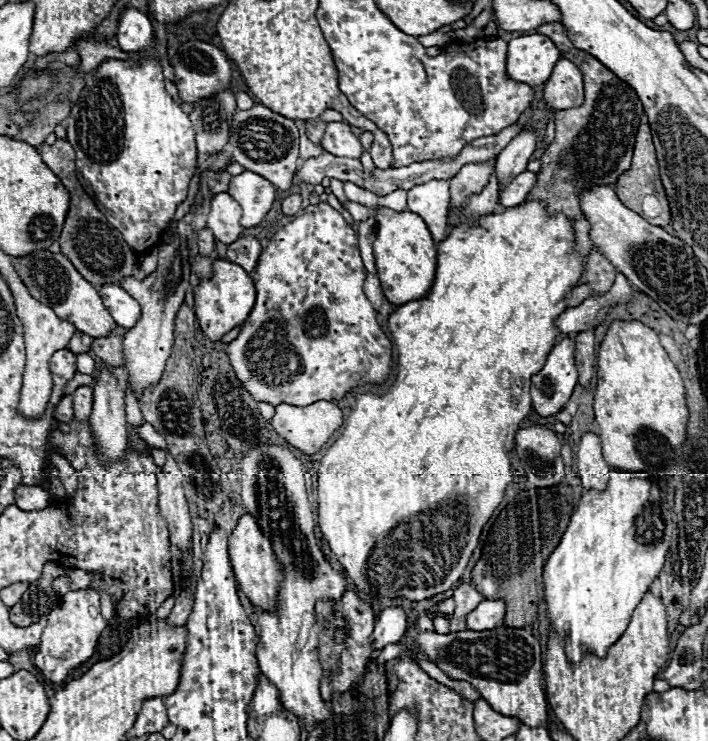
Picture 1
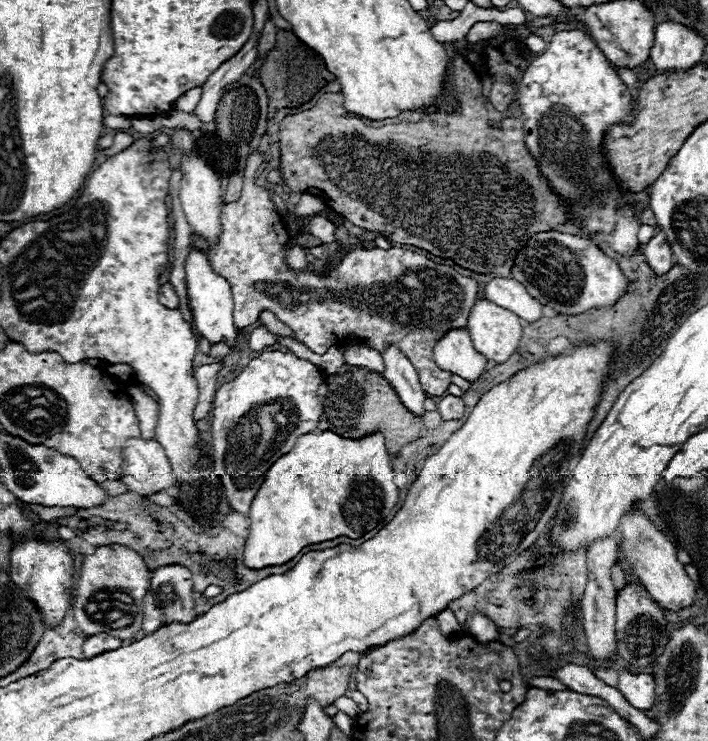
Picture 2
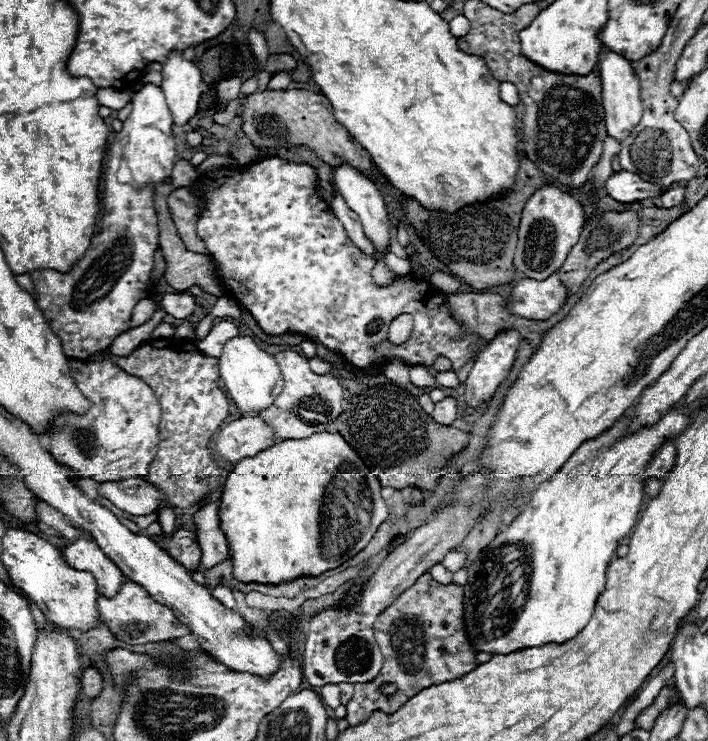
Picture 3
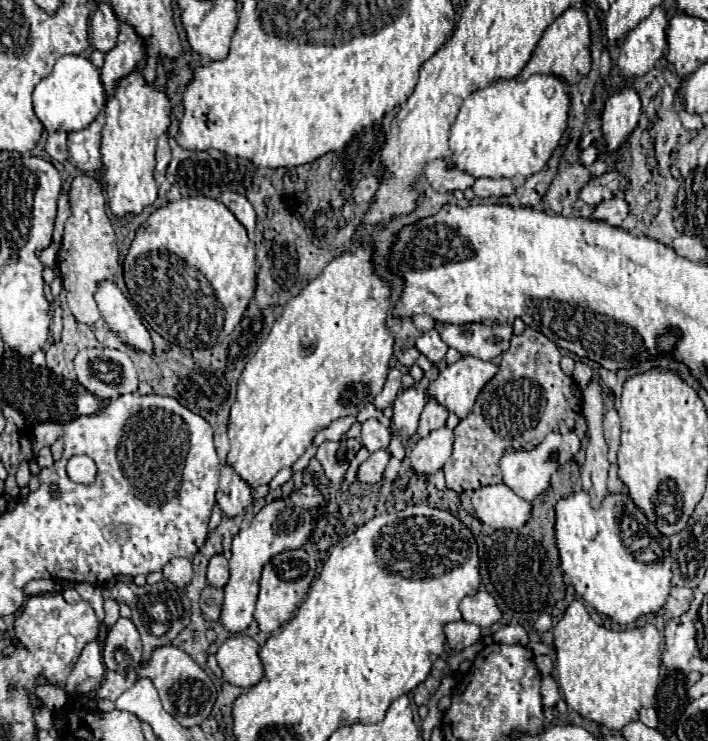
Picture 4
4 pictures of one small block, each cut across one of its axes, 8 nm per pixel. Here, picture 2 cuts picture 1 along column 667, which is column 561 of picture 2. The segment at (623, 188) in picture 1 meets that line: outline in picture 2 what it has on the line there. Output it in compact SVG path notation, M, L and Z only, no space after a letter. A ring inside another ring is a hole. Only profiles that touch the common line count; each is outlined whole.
M454 72L454 96L460 104L458 112L434 112L434 114L420 114L420 112L402 112L398 118L390 118L390 120L382 120L382 122L374 122L374 120L366 120L358 114L350 114L344 110L344 98L340 92L336 94L322 94L320 100L304 112L286 116L280 122L280 134L278 134L278 142L280 142L280 162L282 162L282 176L286 180L286 184L290 188L294 188L294 192L298 194L312 194L322 198L322 202L326 202L332 210L336 210L338 214L346 216L346 220L350 220L352 224L366 228L370 232L384 232L386 238L392 238L394 242L400 244L412 244L418 246L422 250L428 250L434 256L440 258L448 258L454 260L458 266L462 266L464 270L470 272L478 272L478 274L500 274L500 276L510 276L510 268L516 260L518 250L536 234L536 232L544 232L544 230L552 230L556 226L562 226L570 220L568 214L568 204L548 186L548 182L544 180L542 172L538 170L538 164L534 160L534 156L530 156L526 142L524 142L524 128L522 128L522 120L514 118L510 120L510 124L494 128L486 124L484 118L484 102L482 102L482 86L480 80L474 72L462 72L464 76L458 76Z

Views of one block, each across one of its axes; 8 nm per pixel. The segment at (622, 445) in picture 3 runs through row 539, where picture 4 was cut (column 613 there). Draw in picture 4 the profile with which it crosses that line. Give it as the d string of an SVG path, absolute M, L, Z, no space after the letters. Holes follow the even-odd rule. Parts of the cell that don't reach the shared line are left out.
M580 490L568 498L562 498L556 504L556 544L560 550L560 564L566 574L570 574L570 582L574 590L602 616L610 618L618 626L632 626L636 620L658 614L664 610L668 594L670 594L670 540L642 516L640 508L630 504L626 494L608 494L602 502L600 510L592 510L590 496Z

